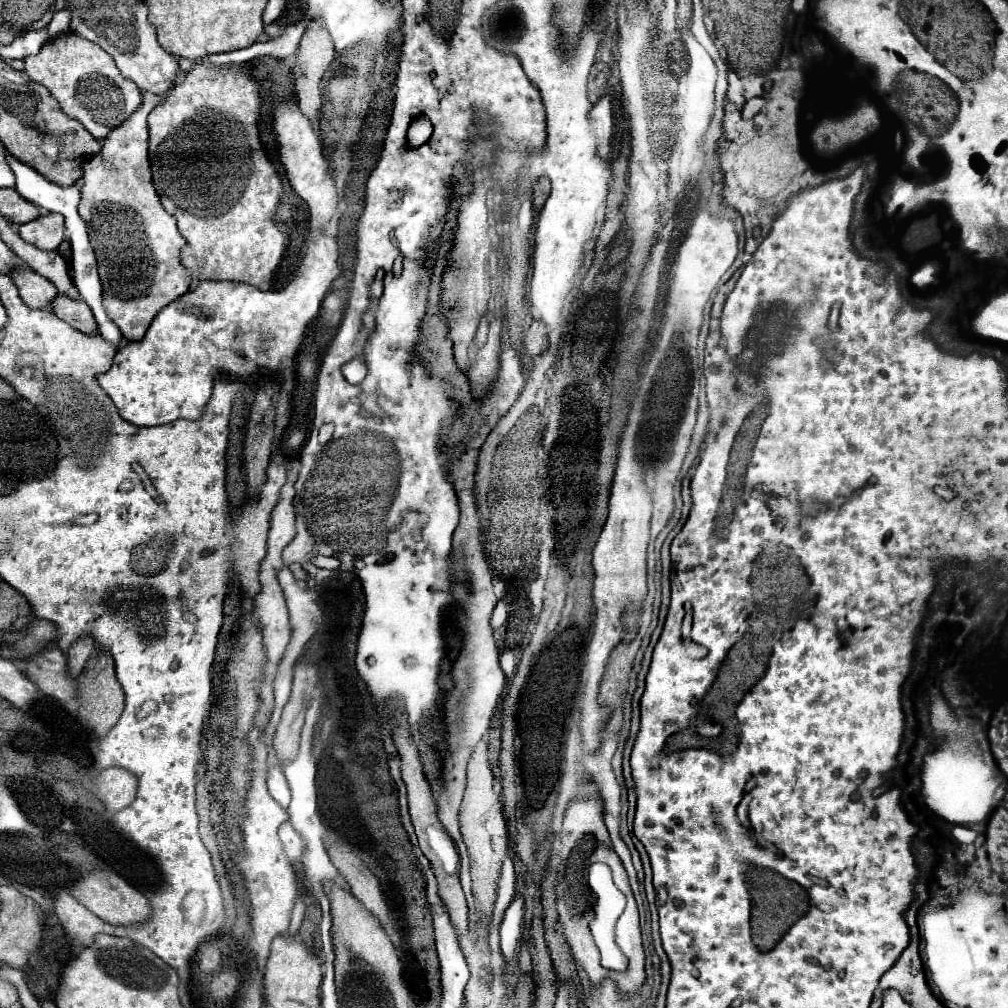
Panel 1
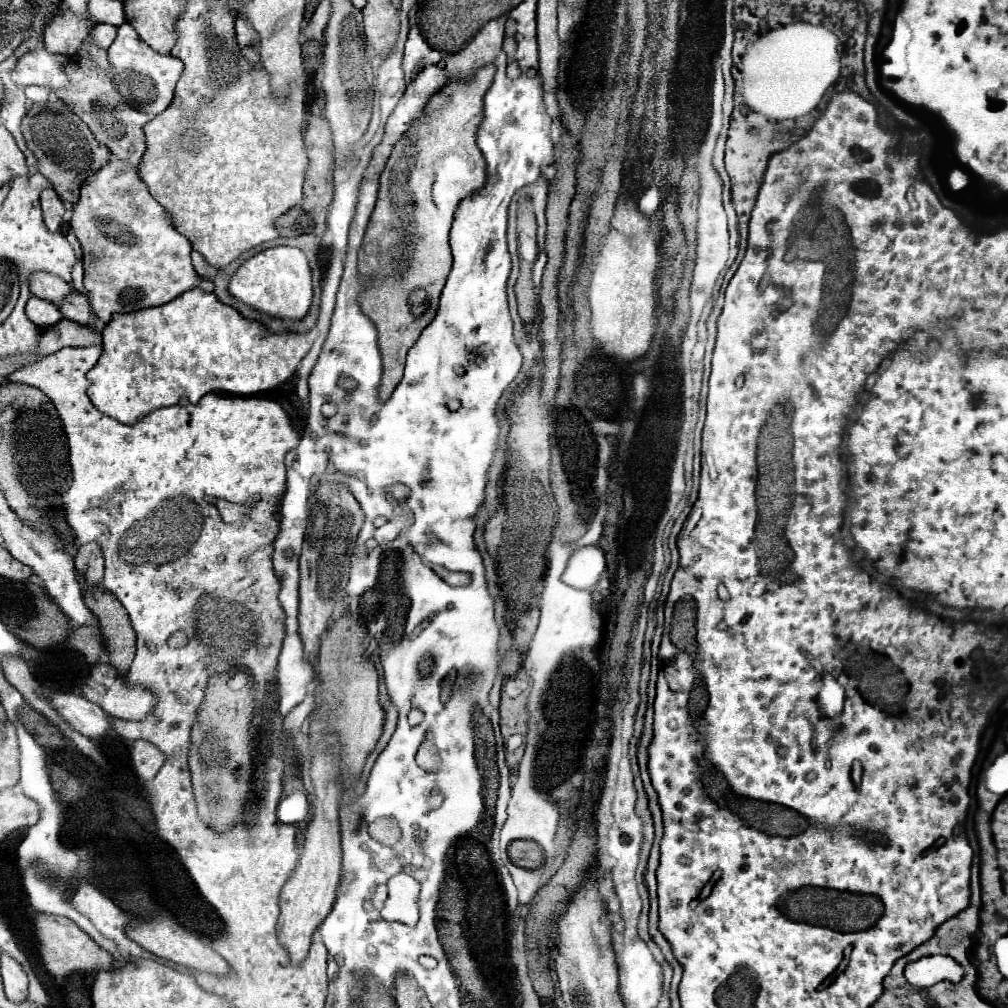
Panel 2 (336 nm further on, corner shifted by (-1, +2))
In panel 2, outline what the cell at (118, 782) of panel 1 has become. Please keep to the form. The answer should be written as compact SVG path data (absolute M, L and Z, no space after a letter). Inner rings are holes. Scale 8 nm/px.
M138 739L134 743L134 747L132 747L132 763L134 763L134 769L136 769L136 773L138 773L138 777L142 781L152 779L160 771L160 767L164 765L164 761L166 761L164 753L156 745L152 745L150 741Z

